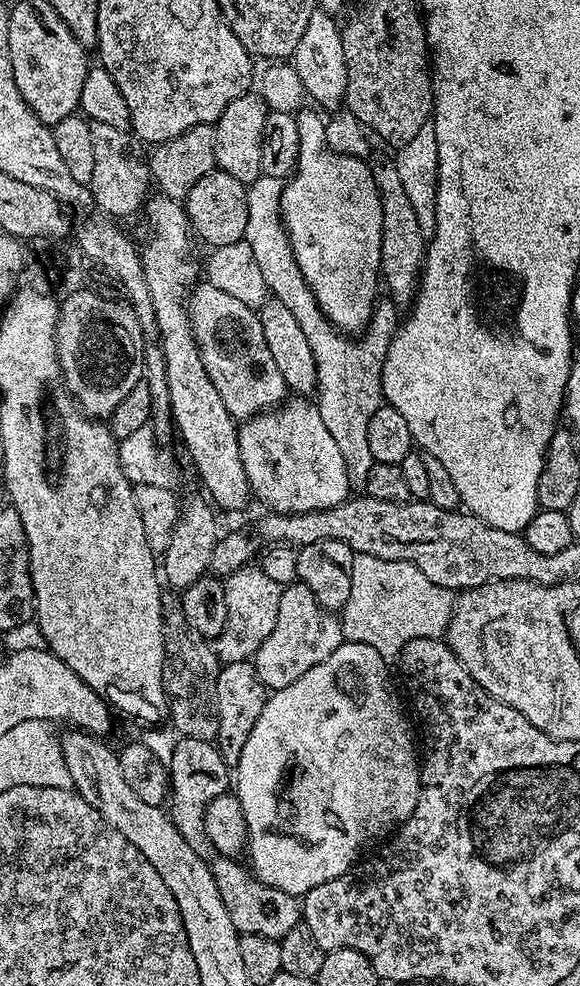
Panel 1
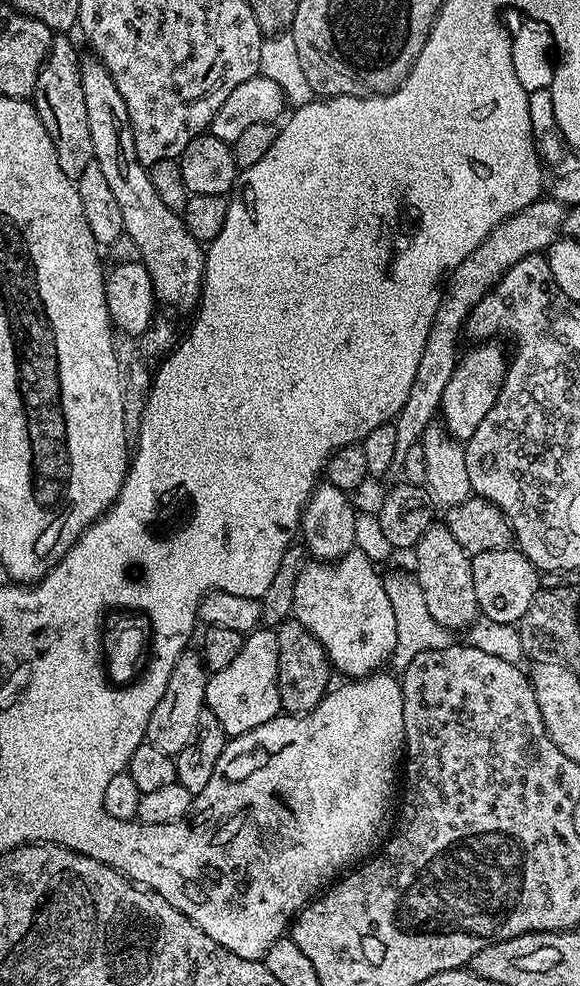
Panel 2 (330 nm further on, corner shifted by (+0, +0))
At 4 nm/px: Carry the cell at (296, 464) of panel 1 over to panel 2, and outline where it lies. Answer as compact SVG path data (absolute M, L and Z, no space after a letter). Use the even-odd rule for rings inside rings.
M359 550L347 552L340 560L331 562L308 562L294 582L294 606L292 616L326 650L328 661L337 673L344 676L368 676L387 665L392 659L392 651L398 638L394 622L394 606L390 594L386 594L385 577L376 573L377 565Z

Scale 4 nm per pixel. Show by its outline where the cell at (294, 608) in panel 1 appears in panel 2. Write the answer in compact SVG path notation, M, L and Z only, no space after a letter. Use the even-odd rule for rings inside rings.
M257 630L247 633L242 650L238 650L238 658L234 658L226 670L218 670L209 675L204 707L214 714L214 718L218 718L218 726L222 726L225 737L246 734L281 715L277 682L278 638L275 631Z

